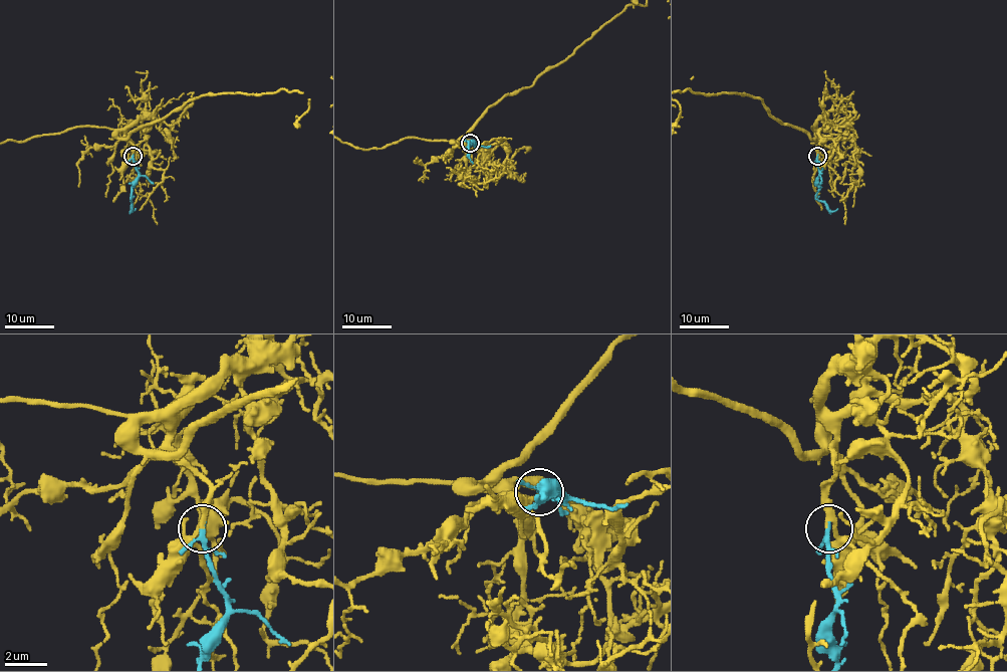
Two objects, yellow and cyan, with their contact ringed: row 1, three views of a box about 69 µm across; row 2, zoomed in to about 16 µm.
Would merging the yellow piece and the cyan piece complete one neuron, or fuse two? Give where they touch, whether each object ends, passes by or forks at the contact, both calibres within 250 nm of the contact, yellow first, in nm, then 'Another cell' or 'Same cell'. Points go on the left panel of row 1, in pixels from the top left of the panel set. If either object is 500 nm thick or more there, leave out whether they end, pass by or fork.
Place: (133, 156). At the ring yellow passes by. At the ring cyan forks. Thickness 200 nm (yellow) against 150 nm. Same cell

